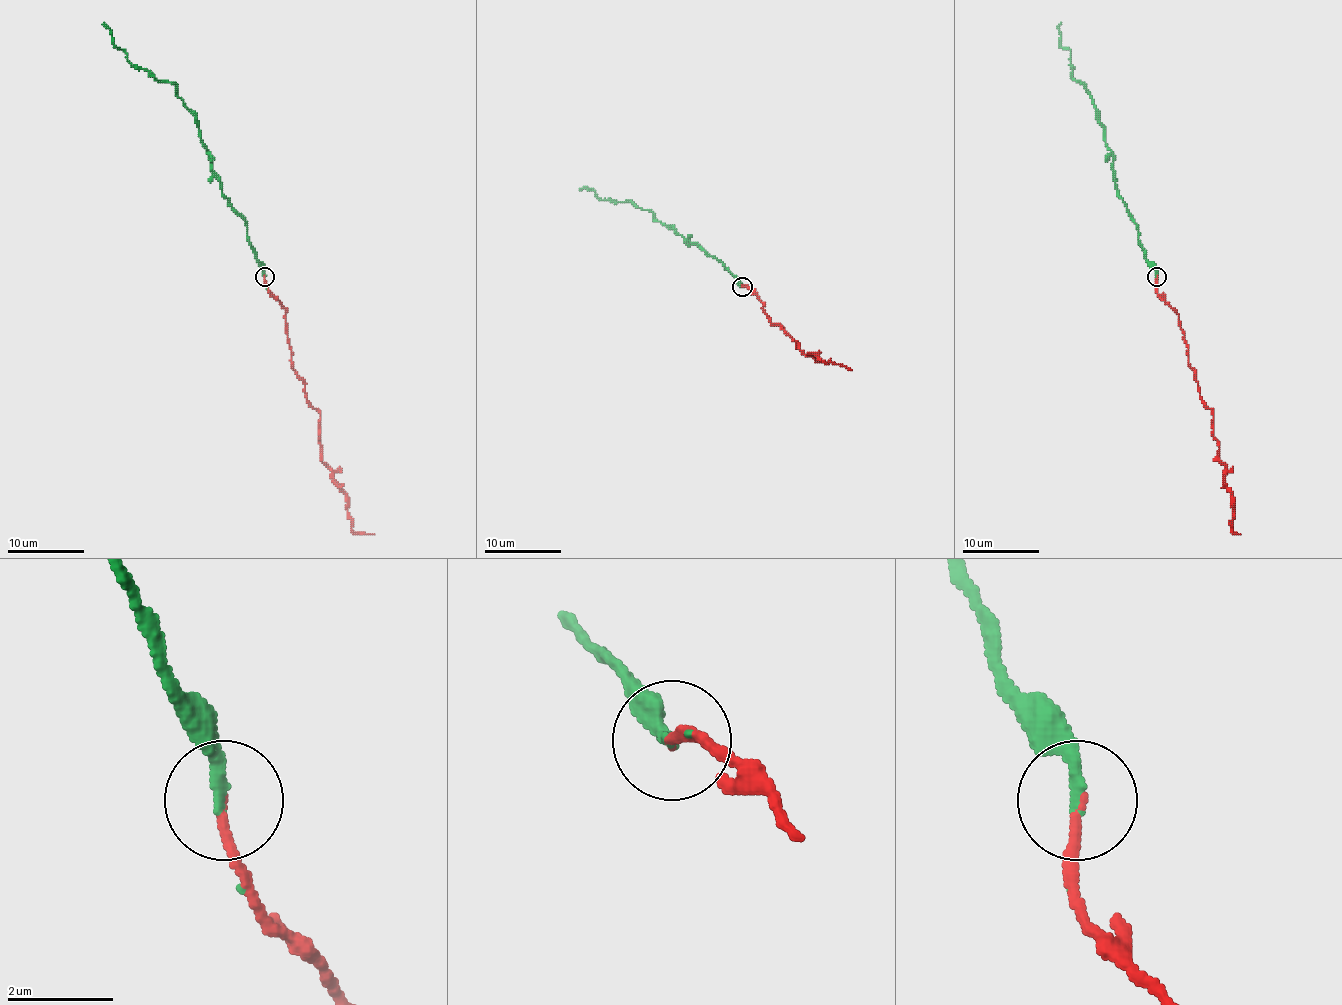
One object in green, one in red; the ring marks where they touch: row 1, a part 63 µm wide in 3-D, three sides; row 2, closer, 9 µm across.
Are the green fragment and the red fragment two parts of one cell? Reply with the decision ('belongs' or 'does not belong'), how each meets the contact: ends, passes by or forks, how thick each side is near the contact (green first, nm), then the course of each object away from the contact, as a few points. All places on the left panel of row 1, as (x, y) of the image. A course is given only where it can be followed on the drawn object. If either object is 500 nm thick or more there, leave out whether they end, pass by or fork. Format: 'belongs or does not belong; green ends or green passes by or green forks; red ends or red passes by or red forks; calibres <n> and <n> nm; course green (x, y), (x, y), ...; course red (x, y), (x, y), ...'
belongs; green ends; red ends; calibres 240 and 160 nm; course green (264, 277), (247, 238), (247, 223), (222, 192), (200, 130), (177, 88), (137, 68), (104, 22); course red (264, 277), (285, 310), (291, 368), (320, 414), (320, 459), (345, 495), (351, 530), (374, 534)

